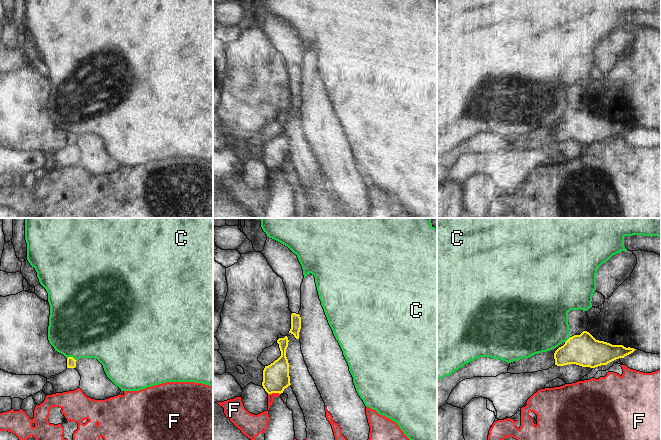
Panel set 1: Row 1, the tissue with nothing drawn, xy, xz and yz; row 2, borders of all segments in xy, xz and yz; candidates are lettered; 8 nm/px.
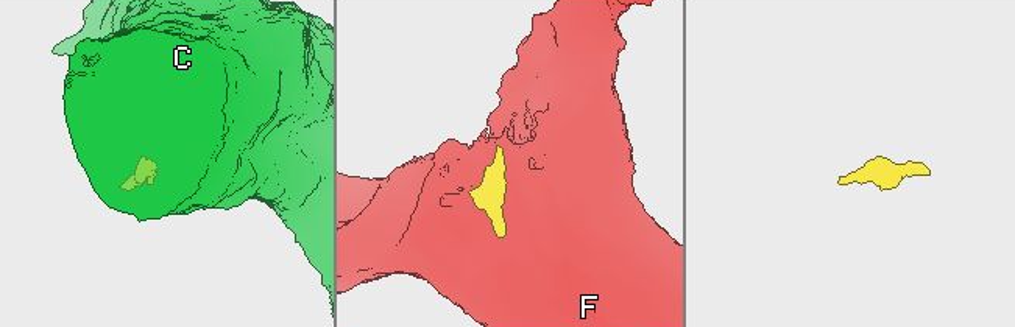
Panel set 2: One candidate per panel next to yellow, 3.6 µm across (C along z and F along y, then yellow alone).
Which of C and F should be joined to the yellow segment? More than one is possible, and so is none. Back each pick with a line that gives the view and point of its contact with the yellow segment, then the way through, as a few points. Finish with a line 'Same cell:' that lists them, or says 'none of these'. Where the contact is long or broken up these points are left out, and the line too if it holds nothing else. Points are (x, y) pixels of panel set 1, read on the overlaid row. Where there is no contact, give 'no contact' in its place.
Same cell: none of these

